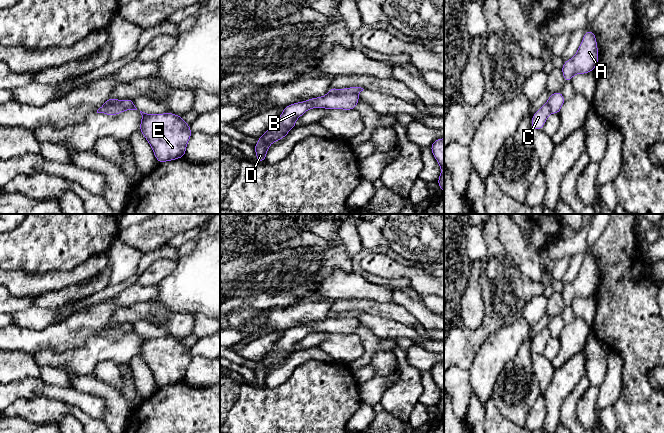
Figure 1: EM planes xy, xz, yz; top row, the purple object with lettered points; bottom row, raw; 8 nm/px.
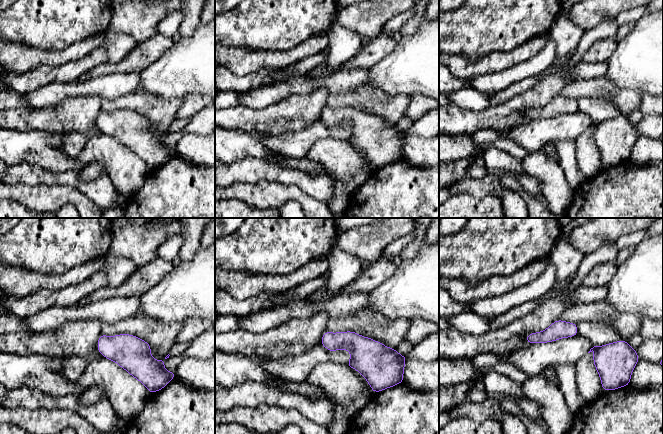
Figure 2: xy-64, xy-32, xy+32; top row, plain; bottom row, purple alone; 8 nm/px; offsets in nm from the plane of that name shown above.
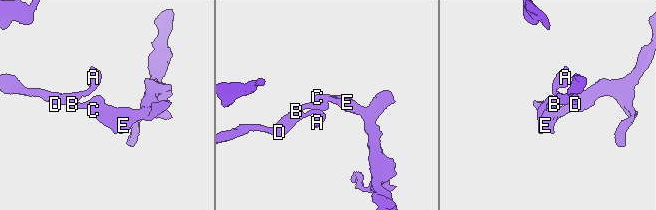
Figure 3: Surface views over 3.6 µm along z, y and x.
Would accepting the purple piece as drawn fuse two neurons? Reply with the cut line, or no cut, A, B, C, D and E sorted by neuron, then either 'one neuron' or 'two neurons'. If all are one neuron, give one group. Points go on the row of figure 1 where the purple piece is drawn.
cut in xy along (134, 105), (130, 107), (109, 105), (104, 113); A B D / C E; two neurons

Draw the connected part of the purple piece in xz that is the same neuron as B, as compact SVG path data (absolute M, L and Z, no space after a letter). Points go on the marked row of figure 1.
M328 93L321 97L289 104L283 108L283 113L275 123L262 136L258 137L258 143L253 146L256 152L256 160L261 163L265 162L270 145L282 140L290 130L295 128L297 119L306 111L313 108L354 110L358 102L358 94L335 95Z

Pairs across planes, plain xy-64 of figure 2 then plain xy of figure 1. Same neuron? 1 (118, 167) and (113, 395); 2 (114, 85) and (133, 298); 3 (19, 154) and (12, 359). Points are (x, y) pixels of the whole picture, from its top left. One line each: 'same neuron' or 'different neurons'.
1: different neurons
2: same neuron
3: same neuron

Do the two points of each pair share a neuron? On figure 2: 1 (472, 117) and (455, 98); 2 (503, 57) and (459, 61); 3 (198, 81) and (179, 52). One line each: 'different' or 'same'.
1: different
2: same
3: same

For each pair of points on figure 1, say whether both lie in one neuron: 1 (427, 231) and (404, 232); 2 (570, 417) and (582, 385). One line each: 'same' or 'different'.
1: same
2: same

